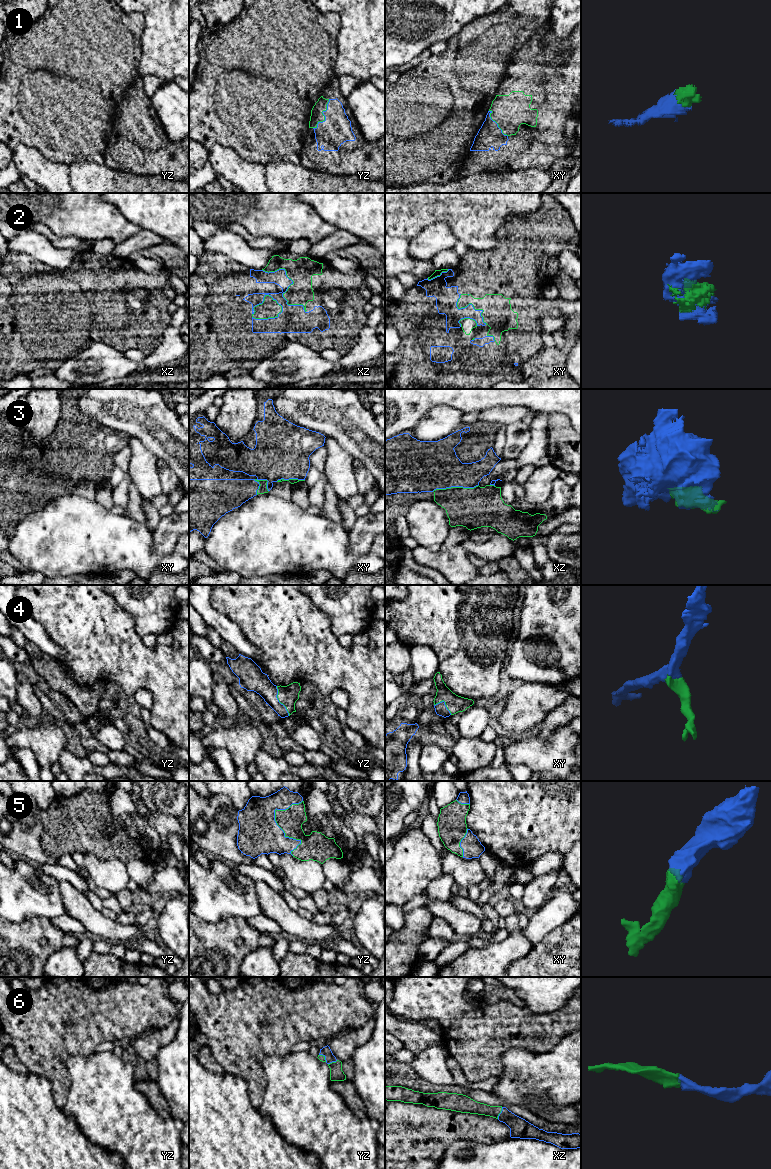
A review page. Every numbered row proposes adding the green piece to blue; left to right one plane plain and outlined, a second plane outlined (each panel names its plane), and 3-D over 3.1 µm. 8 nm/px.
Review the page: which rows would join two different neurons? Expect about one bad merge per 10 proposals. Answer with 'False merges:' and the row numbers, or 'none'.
False merges: none

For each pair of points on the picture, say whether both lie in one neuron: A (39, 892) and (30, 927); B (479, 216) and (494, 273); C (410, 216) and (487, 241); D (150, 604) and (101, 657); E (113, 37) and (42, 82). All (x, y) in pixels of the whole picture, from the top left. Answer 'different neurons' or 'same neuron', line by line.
A: different neurons
B: different neurons
C: same neuron
D: different neurons
E: same neuron

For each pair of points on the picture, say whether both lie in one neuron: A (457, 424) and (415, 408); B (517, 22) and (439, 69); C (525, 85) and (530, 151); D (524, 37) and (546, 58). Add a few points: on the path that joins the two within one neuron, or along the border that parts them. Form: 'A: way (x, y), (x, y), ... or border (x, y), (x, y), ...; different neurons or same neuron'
A: border (451, 406), (436, 405), (432, 407), (412, 429); different neurons
B: way (498, 39), (468, 69), (458, 69); same neuron
C: way (525, 102), (525, 119), (519, 125), (525, 135); same neuron
D: border (544, 23), (520, 48); different neurons

